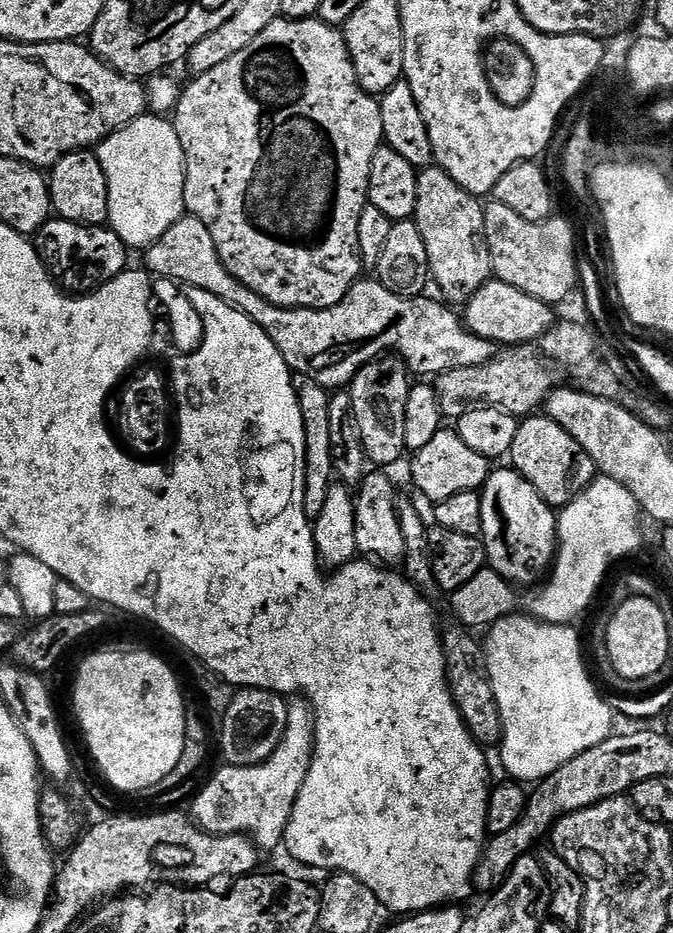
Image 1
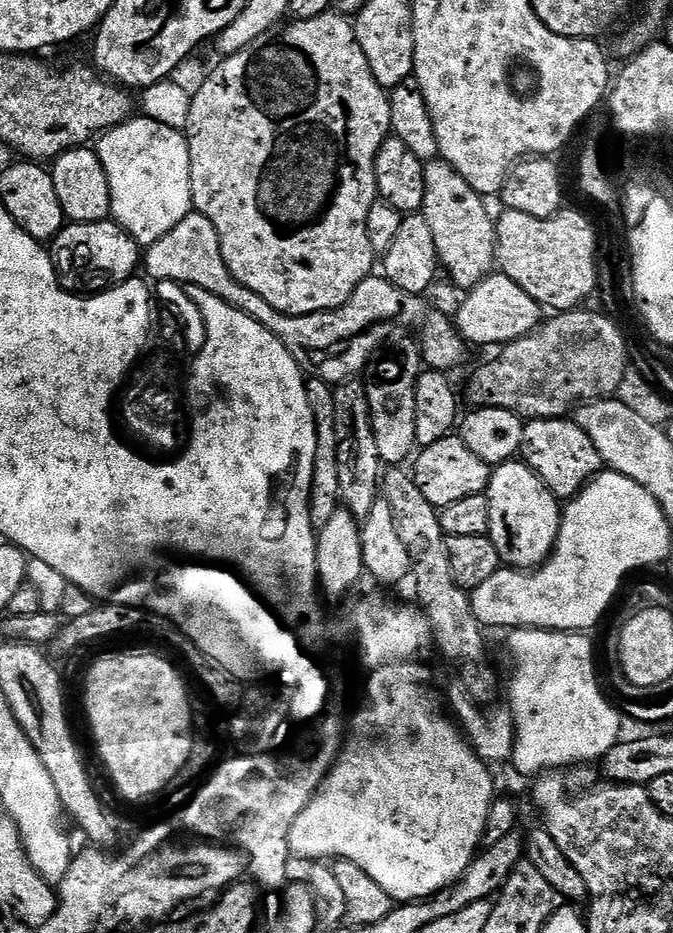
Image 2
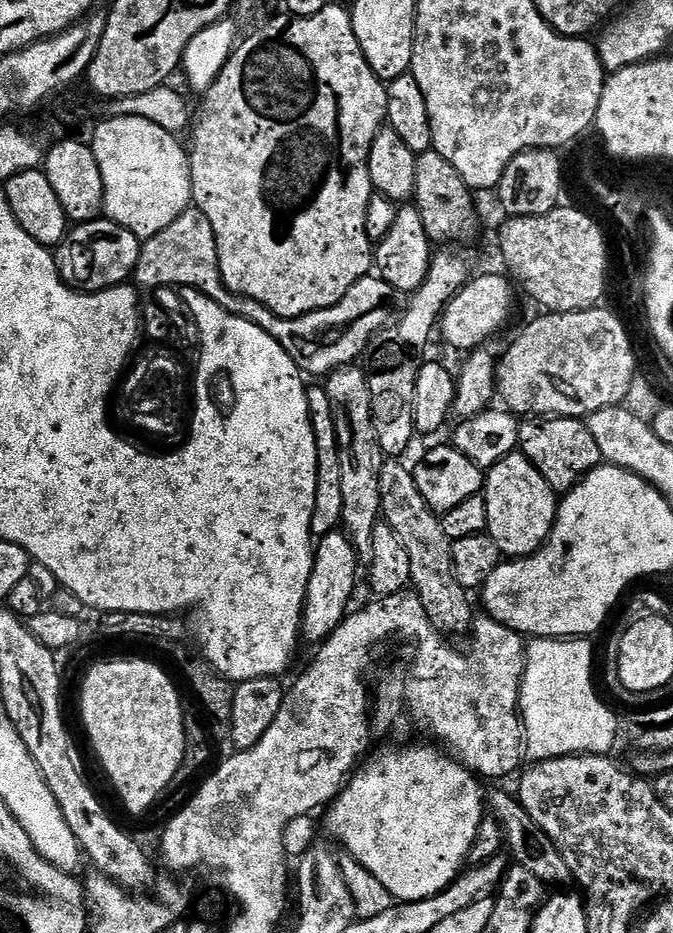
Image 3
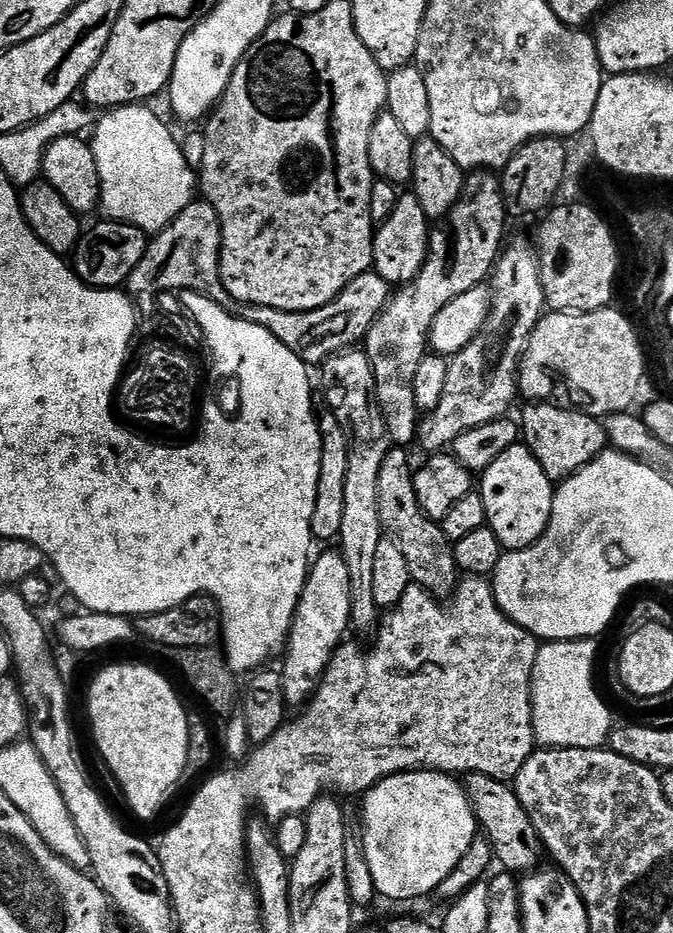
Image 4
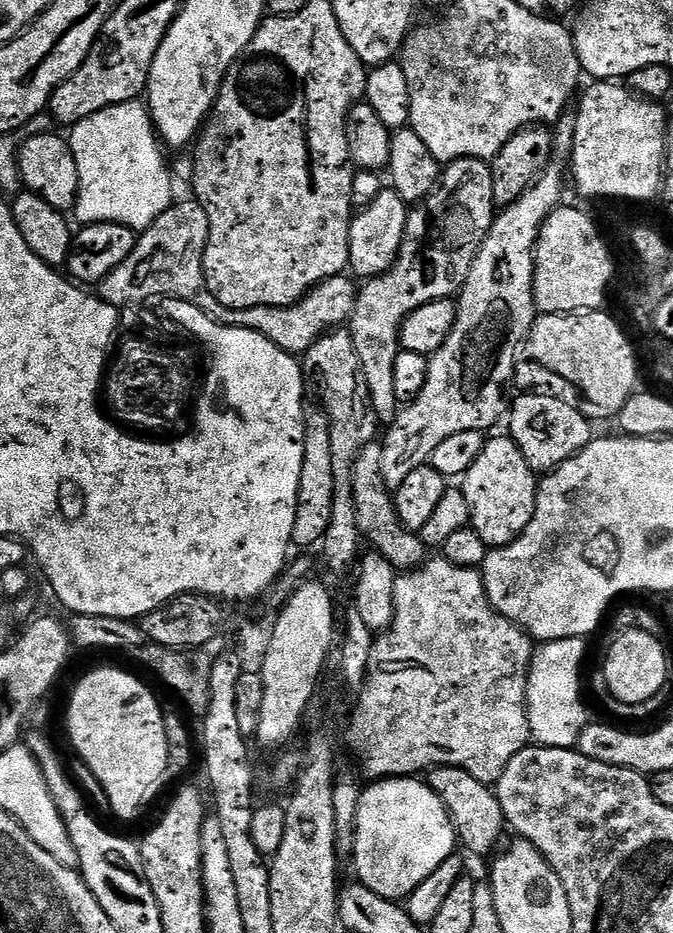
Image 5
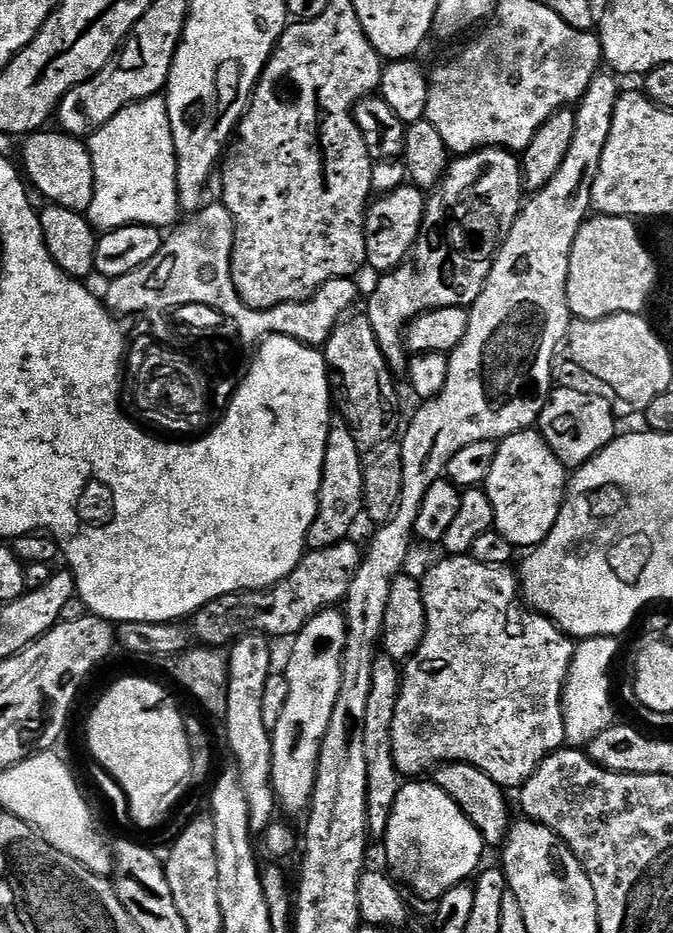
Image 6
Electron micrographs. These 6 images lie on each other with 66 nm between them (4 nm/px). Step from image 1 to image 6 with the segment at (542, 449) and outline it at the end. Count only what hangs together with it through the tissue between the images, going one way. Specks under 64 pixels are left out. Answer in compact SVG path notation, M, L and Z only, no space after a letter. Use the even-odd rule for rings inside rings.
M560 388L554 392L547 397L548 401L543 401L539 409L538 435L565 469L575 470L616 439L618 420L607 403L591 400L586 393L576 388Z

